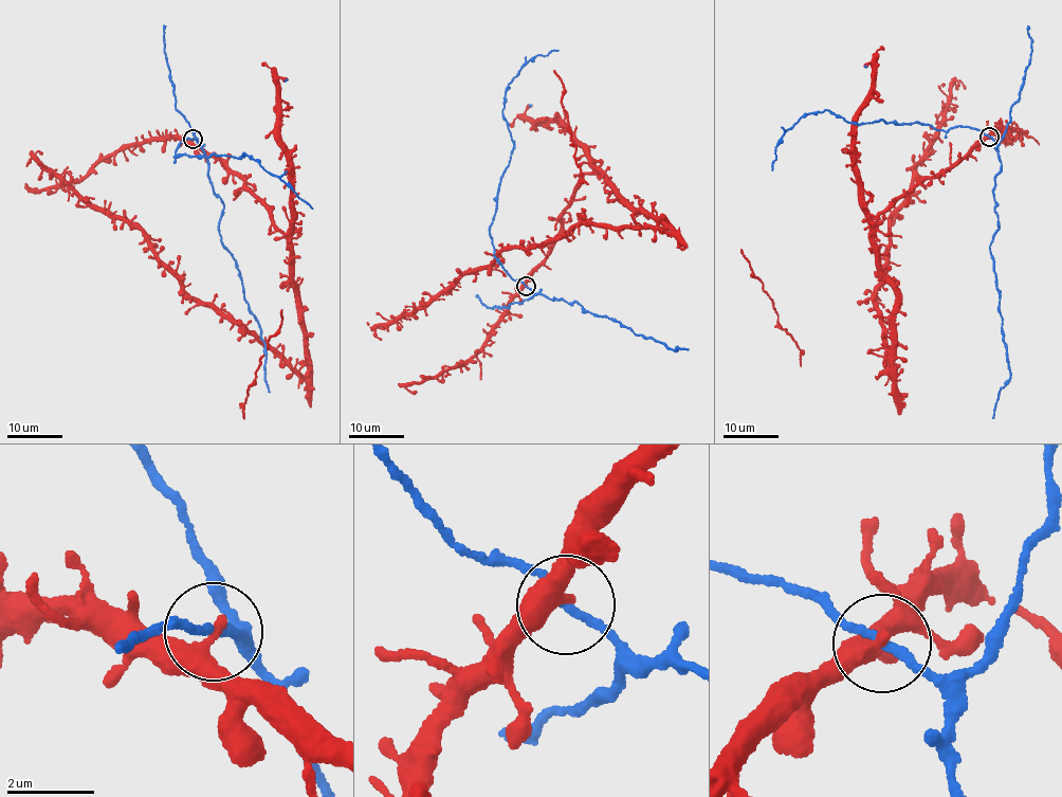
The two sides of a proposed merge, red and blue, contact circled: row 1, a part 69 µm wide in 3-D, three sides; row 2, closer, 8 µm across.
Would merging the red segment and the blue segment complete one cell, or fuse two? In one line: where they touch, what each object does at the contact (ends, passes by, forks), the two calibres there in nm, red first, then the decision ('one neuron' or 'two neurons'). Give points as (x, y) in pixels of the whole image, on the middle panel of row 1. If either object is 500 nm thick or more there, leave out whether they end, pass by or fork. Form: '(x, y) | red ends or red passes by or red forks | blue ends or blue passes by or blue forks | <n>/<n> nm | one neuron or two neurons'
(526, 286) | red ends | blue passes by | 400/170 nm | one neuron

